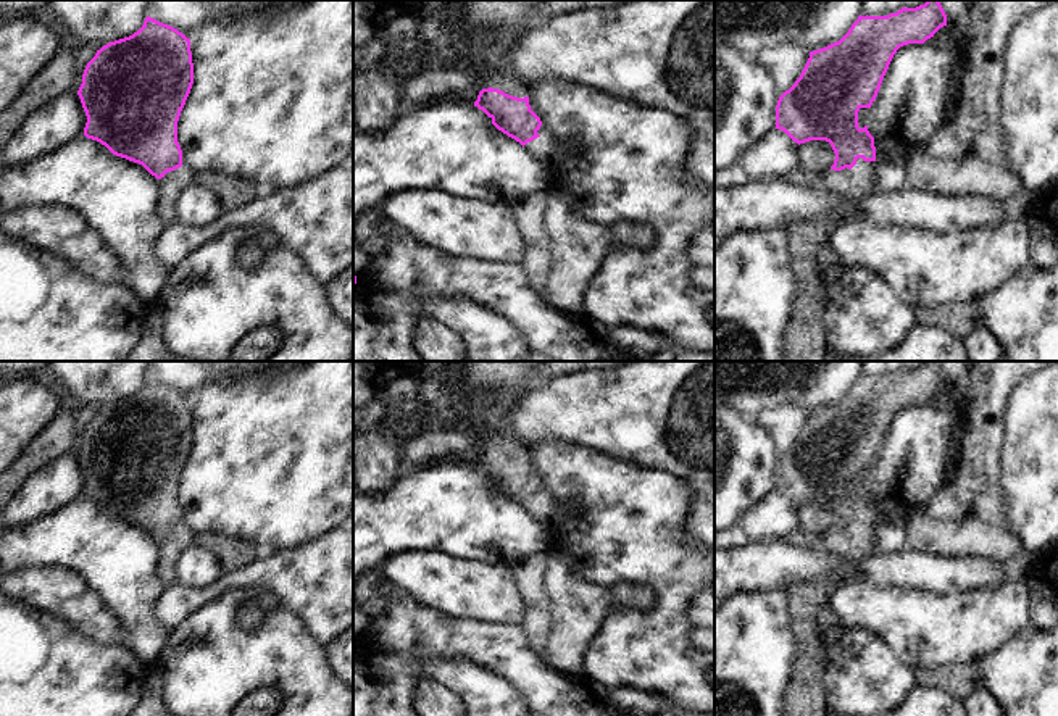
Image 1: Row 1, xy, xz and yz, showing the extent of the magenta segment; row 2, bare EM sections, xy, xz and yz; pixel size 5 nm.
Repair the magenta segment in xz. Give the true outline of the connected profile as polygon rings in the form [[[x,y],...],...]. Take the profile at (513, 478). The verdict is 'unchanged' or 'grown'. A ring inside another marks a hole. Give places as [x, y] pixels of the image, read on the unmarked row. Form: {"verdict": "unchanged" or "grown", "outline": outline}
{"verdict": "grown", "outline": [[[494,432],[482,439],[481,448],[474,468],[482,471],[498,492],[547,526],[556,513],[556,502],[547,485],[531,471],[529,452]]]}

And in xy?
{"verdict": "grown", "outline": [[[147,377],[137,393],[97,411],[77,452],[87,477],[84,497],[100,503],[113,516],[142,526],[158,540],[155,576],[165,587],[177,584],[177,558],[197,539],[184,524],[177,503],[177,482],[192,445],[190,400]]]}

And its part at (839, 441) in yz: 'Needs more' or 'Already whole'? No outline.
Needs more.

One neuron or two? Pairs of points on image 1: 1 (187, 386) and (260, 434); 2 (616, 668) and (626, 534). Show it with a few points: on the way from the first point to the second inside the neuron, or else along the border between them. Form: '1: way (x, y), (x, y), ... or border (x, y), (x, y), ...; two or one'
1: border (233, 379), (207, 384), (191, 400); two
2: way (650, 636), (665, 621), (665, 587), (660, 568); one

